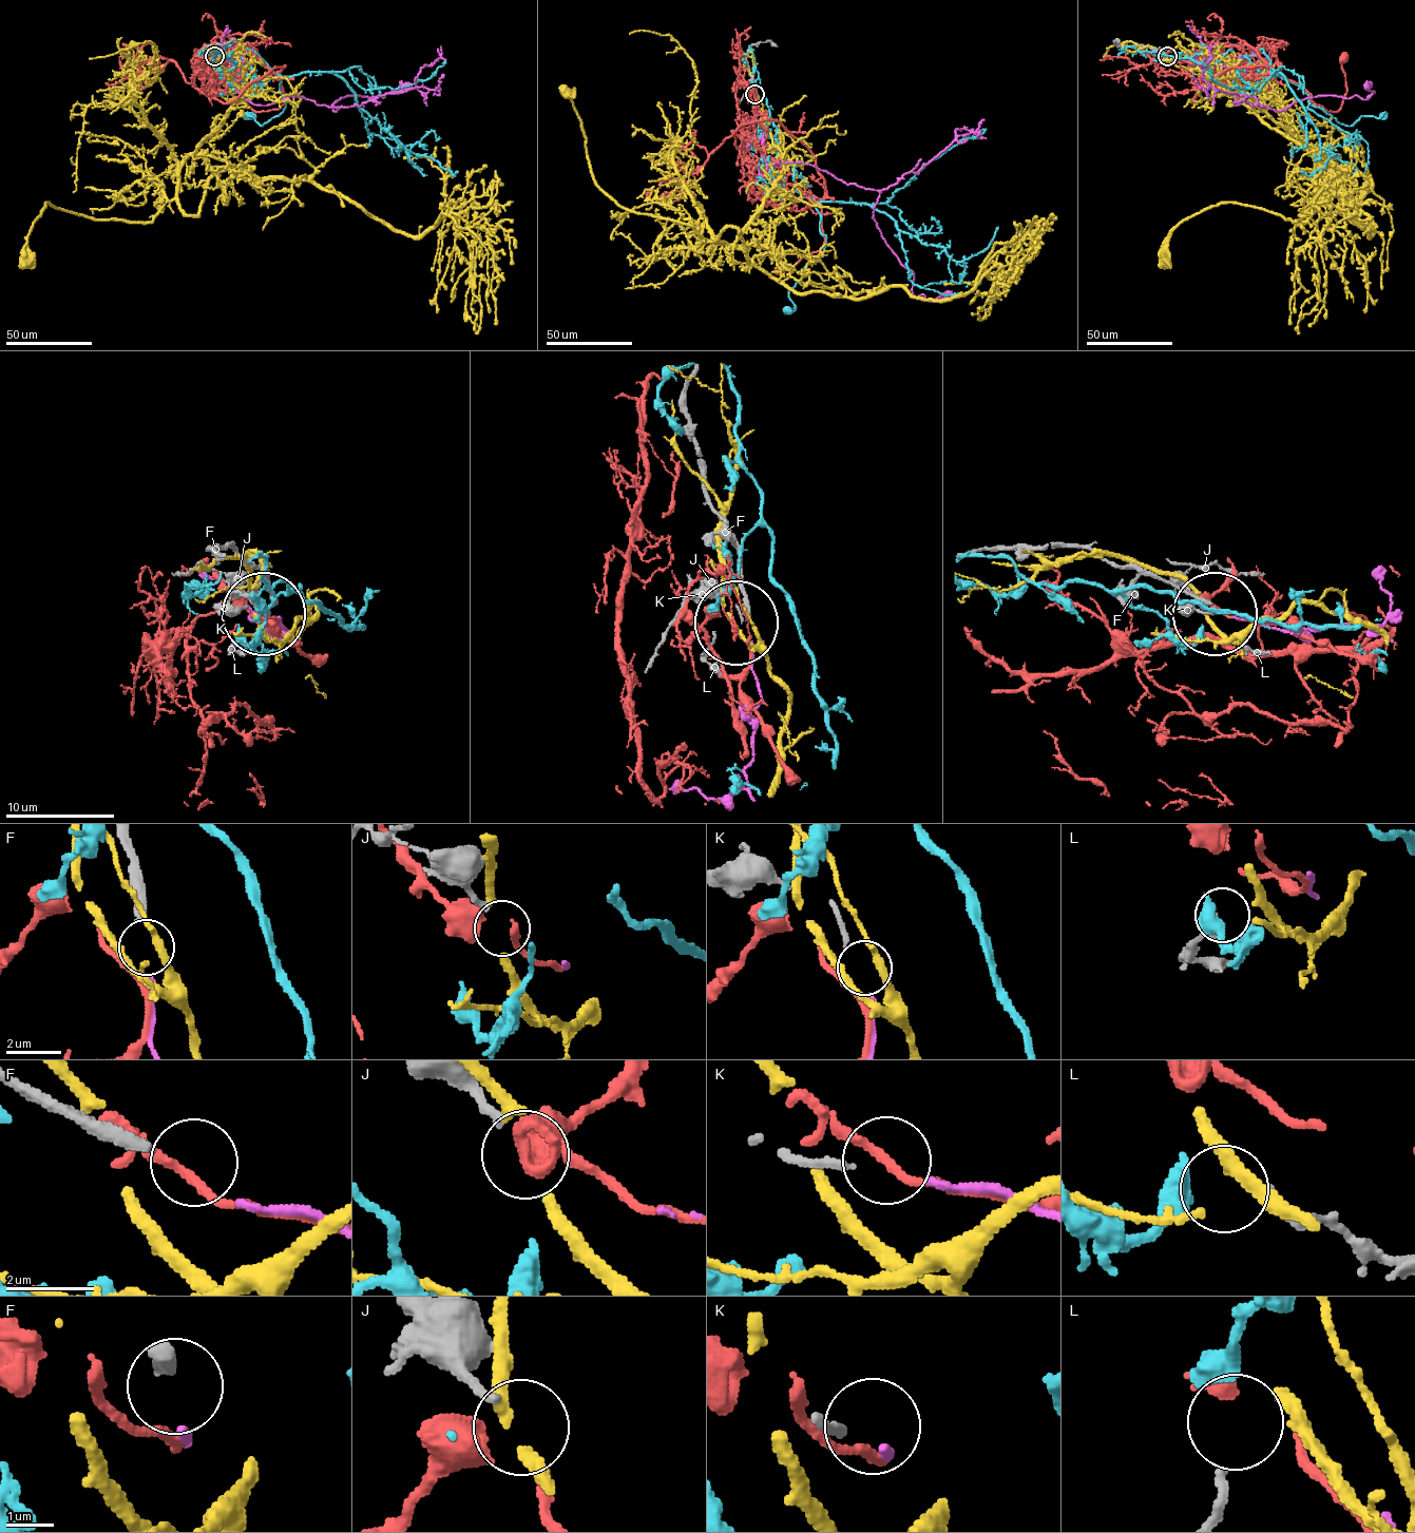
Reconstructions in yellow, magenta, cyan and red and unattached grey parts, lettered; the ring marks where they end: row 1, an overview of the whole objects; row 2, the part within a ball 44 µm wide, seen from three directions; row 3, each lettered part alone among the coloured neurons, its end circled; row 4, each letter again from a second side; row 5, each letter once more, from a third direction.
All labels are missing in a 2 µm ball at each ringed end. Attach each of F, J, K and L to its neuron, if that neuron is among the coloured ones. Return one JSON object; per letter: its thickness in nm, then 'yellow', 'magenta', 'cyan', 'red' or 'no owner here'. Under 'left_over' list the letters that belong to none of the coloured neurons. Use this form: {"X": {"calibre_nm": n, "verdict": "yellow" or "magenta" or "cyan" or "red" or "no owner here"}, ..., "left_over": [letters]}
{"F": {"calibre_nm": 300, "verdict": "no owner here"}, "J": {"calibre_nm": 200, "verdict": "red"}, "K": {"calibre_nm": 180, "verdict": "magenta"}, "L": {"calibre_nm": 160, "verdict": "cyan"}, "left_over": ["F"]}

